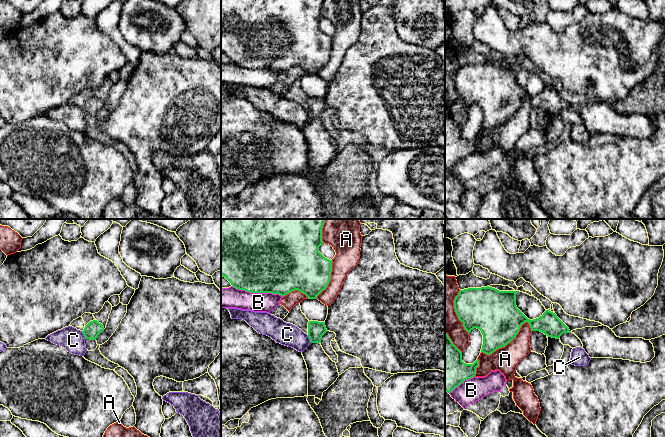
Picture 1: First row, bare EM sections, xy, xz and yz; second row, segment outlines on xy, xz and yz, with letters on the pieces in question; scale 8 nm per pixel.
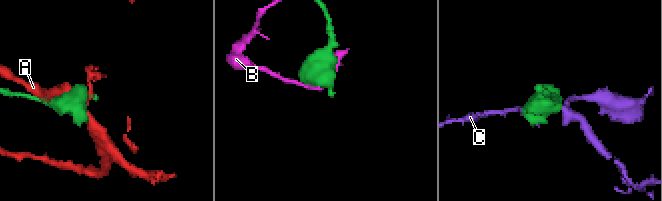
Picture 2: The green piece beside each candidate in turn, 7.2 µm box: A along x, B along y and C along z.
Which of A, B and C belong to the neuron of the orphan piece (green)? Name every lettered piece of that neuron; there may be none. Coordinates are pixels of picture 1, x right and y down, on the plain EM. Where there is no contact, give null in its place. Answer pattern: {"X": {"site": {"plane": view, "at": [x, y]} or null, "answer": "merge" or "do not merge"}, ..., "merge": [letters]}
{"A": {"site": {"plane": "yz", "at": [507, 119]}, "answer": "do not merge"}, "B": {"site": {"plane": "xz", "at": [257, 68]}, "answer": "do not merge"}, "C": {"site": {"plane": "xy", "at": [84, 111]}, "answer": "do not merge"}, "merge": []}

